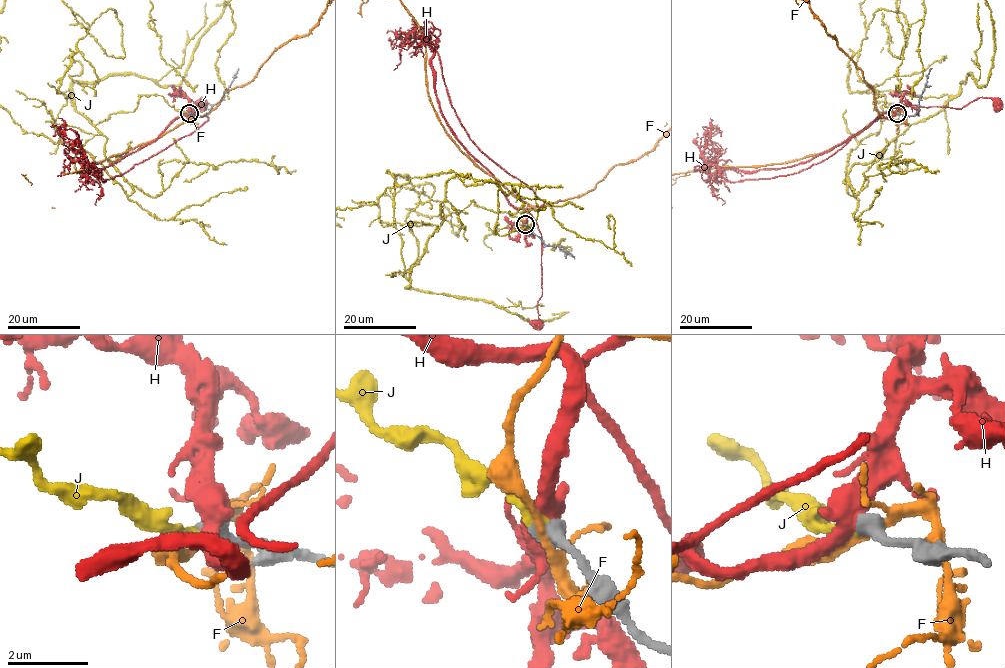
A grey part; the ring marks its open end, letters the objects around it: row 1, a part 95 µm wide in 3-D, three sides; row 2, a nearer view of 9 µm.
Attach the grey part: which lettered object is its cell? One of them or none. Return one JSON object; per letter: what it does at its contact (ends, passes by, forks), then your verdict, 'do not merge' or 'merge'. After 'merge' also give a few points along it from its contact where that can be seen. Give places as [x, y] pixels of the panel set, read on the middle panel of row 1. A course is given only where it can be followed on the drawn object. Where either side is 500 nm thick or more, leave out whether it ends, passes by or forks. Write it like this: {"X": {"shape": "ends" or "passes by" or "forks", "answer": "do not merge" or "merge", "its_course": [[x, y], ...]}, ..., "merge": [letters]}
{"F": {"shape": "forks", "answer": "do not merge"}, "H": {"answer": "do not merge"}, "J": {"shape": "ends", "answer": "merge"}, "merge": ["J"]}

